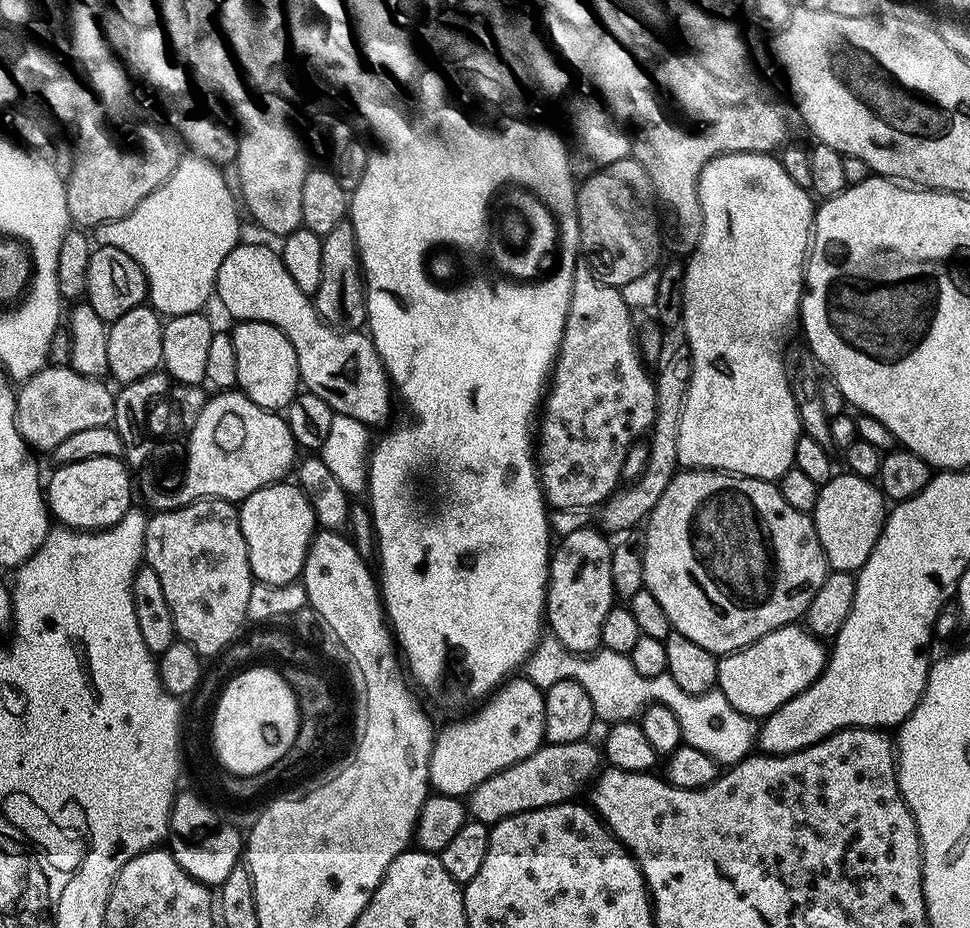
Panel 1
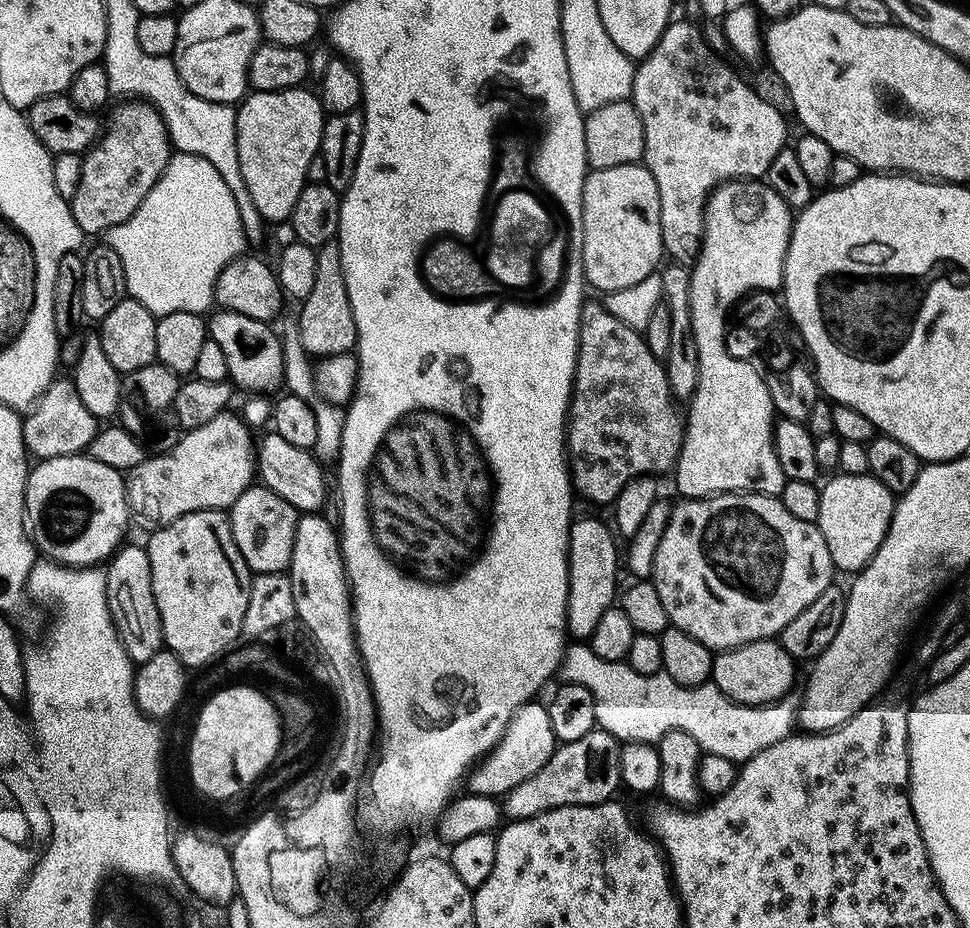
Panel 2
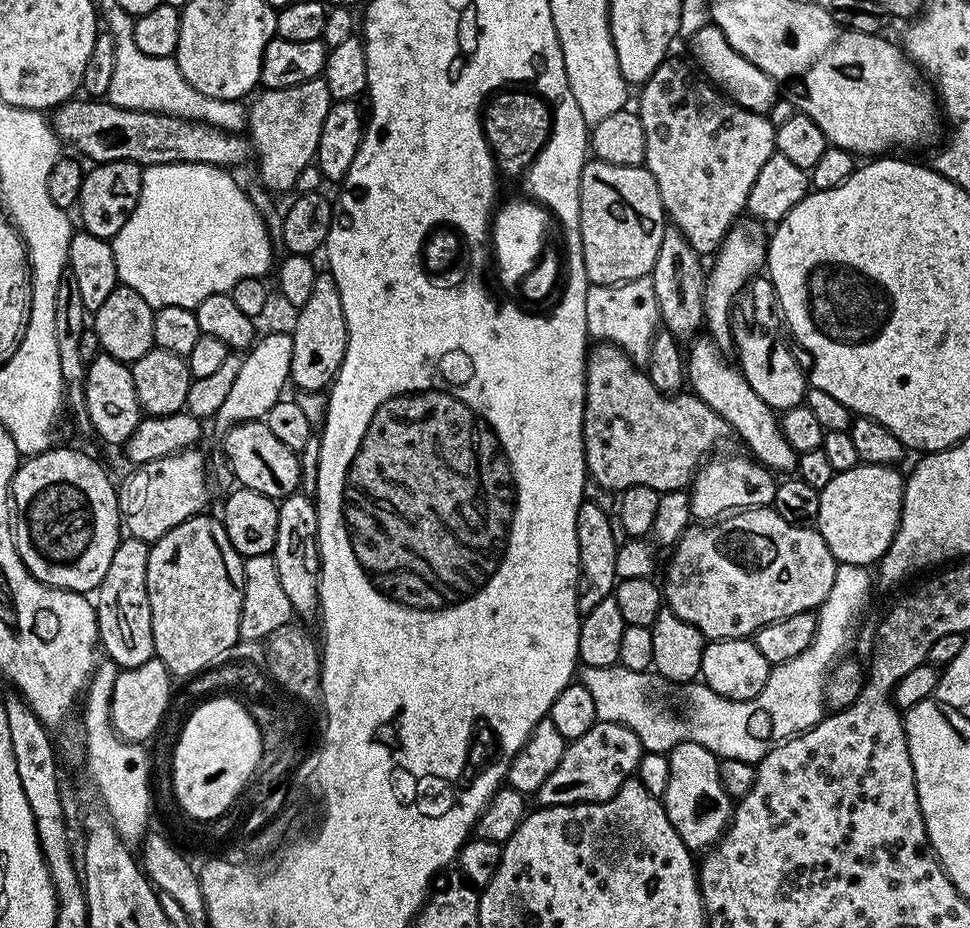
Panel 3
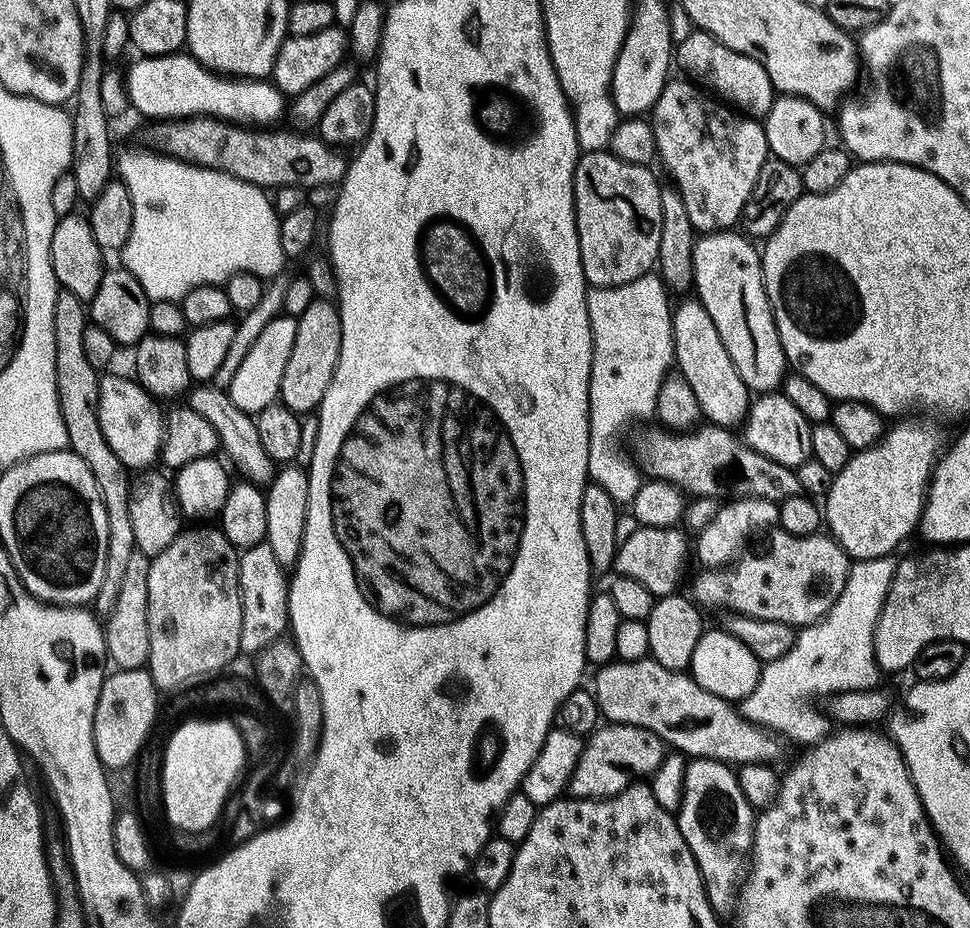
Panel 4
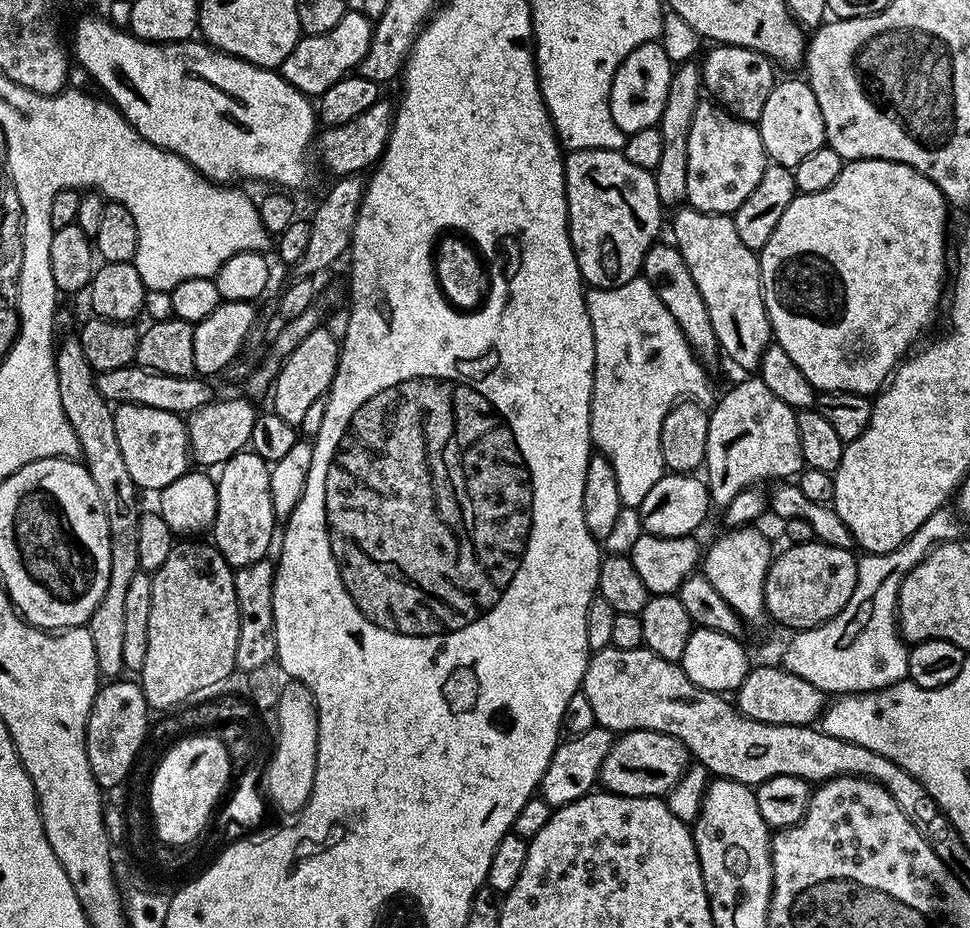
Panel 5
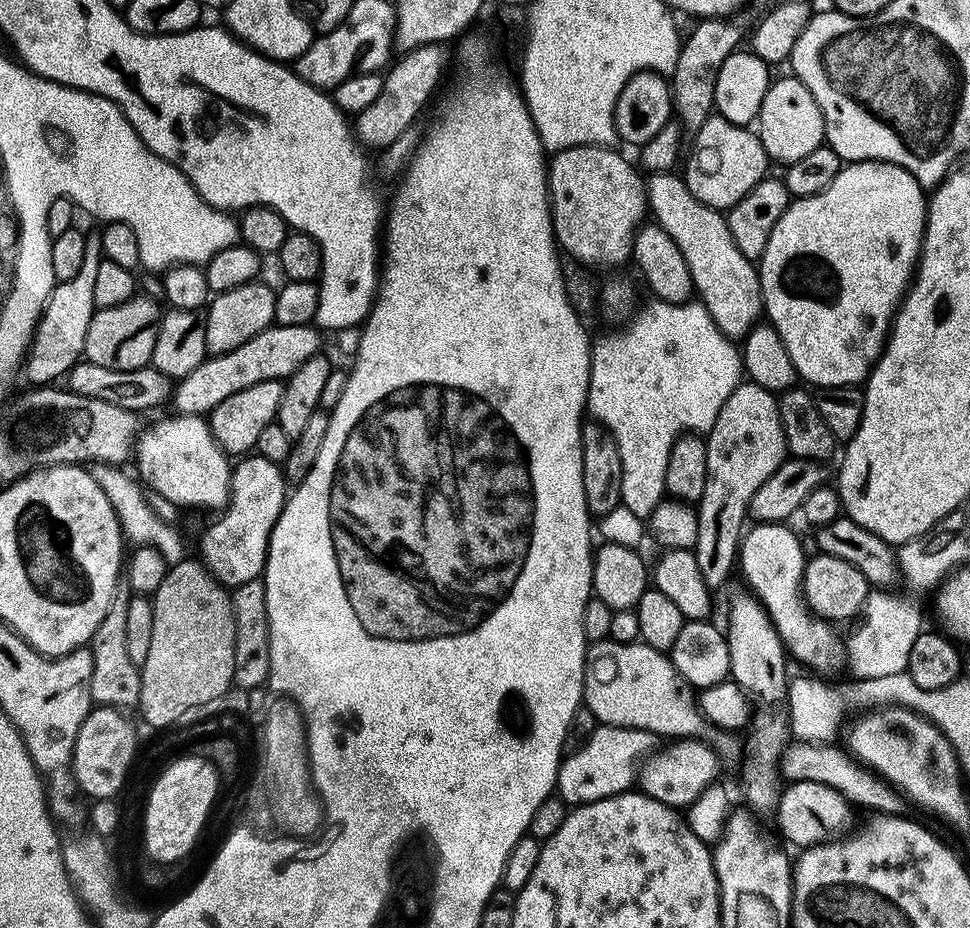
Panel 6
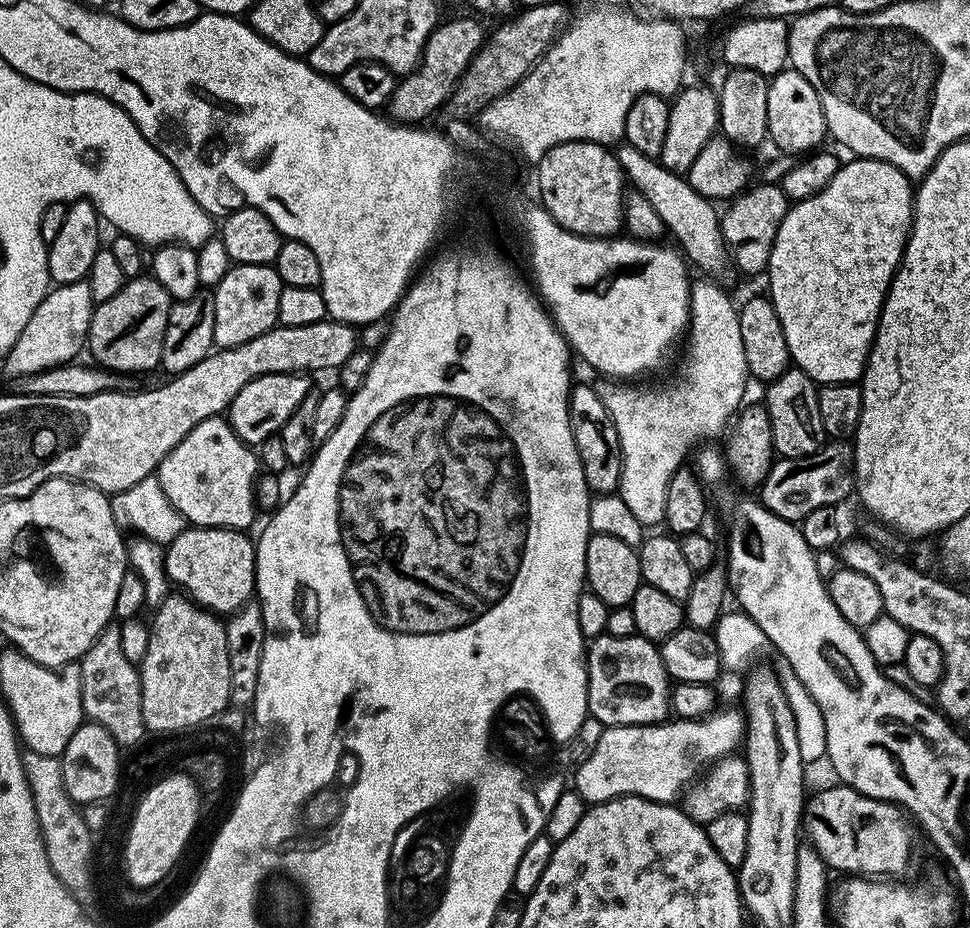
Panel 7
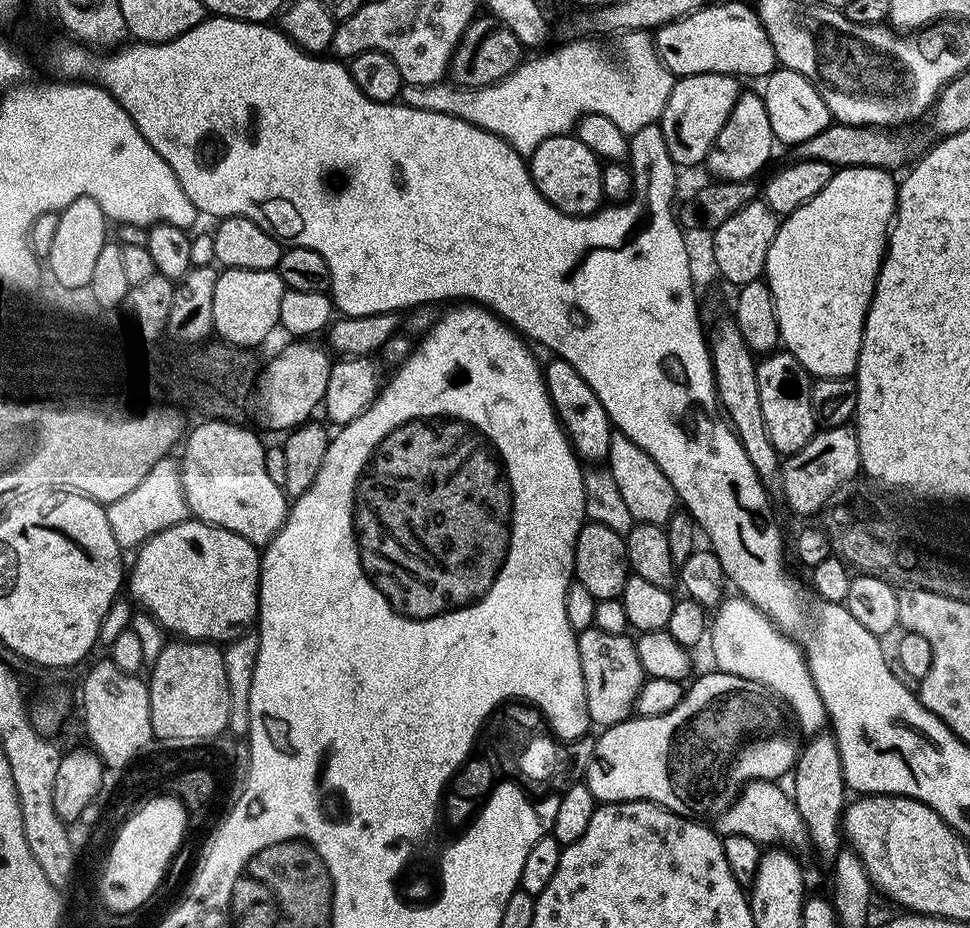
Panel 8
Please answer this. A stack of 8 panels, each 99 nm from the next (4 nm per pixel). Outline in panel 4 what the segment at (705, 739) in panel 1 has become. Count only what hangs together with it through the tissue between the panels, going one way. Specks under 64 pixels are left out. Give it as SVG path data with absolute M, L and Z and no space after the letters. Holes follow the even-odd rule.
M879 556L877 560L858 560L849 567L848 581L842 594L834 602L823 620L799 629L794 646L782 658L767 661L760 669L760 680L755 690L745 700L739 701L738 711L752 724L759 724L770 732L779 734L785 741L797 740L800 746L817 744L829 735L830 720L823 711L812 705L811 696L831 697L838 692L875 688L881 683L882 670L876 665L874 636L876 623L888 593L888 584L896 569L897 561L888 556Z

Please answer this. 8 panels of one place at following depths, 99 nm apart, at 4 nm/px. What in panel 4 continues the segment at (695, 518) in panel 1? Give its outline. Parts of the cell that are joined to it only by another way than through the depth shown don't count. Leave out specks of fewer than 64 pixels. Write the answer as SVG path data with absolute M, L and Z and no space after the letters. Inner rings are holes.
M776 530L771 536L772 548L766 549L765 552L760 552L757 556L741 555L735 563L723 570L702 571L704 573L696 580L695 603L705 609L729 608L732 614L786 622L793 626L807 626L823 620L848 581L848 553L828 534L791 536L789 532Z

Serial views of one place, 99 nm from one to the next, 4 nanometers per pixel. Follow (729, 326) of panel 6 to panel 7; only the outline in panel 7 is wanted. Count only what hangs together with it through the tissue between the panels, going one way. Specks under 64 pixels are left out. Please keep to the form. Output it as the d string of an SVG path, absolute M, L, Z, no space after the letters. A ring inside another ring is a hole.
M627 142L621 143L615 153L627 183L635 191L646 194L646 202L650 202L658 218L662 218L667 235L677 240L675 243L685 261L693 269L701 268L704 274L716 274L712 272L720 272L724 267L727 269L730 264L728 246L720 233L720 216L712 209L715 208L713 201L695 192L681 173L666 170L659 159L642 154L642 150L634 150L634 146Z

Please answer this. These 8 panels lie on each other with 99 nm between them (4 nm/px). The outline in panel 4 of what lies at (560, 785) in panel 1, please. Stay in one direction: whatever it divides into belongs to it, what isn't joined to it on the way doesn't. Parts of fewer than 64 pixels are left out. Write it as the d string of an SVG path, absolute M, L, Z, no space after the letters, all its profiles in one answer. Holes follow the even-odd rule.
M605 723L603 726L597 727L596 731L587 737L584 749L582 750L582 758L578 758L578 766L574 766L574 774L568 783L568 792L573 797L582 800L616 796L622 790L626 790L629 784L640 782L645 778L653 776L658 770L658 766L662 766L665 755L666 745L664 739L658 734L633 724Z

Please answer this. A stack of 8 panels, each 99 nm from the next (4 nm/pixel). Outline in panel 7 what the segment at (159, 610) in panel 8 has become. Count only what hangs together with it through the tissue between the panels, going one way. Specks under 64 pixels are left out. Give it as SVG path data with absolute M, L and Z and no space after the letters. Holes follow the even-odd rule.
M185 527L172 544L167 545L164 553L165 574L183 595L201 608L217 614L231 614L237 612L242 605L253 599L256 591L256 545L247 540L243 531L234 528L197 528Z

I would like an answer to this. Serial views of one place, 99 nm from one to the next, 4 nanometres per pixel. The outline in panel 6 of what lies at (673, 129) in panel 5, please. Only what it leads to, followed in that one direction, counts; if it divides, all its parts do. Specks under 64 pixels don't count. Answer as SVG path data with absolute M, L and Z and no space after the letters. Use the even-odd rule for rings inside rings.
M748 10L733 13L727 18L705 17L695 23L698 25L683 39L678 62L675 63L675 70L670 74L670 87L674 116L685 133L695 134L702 126L702 122L706 122L708 115L713 113L715 86L720 68L725 58L737 51L743 36L745 39L748 25L753 23L751 20L752 16Z

